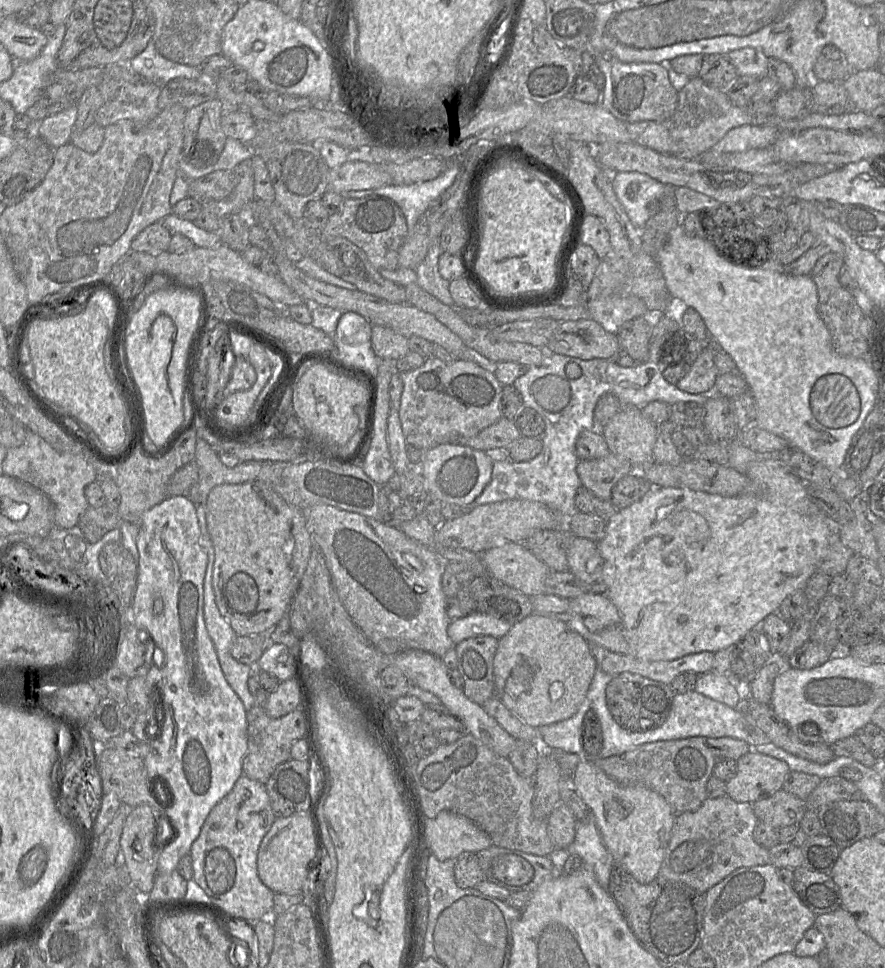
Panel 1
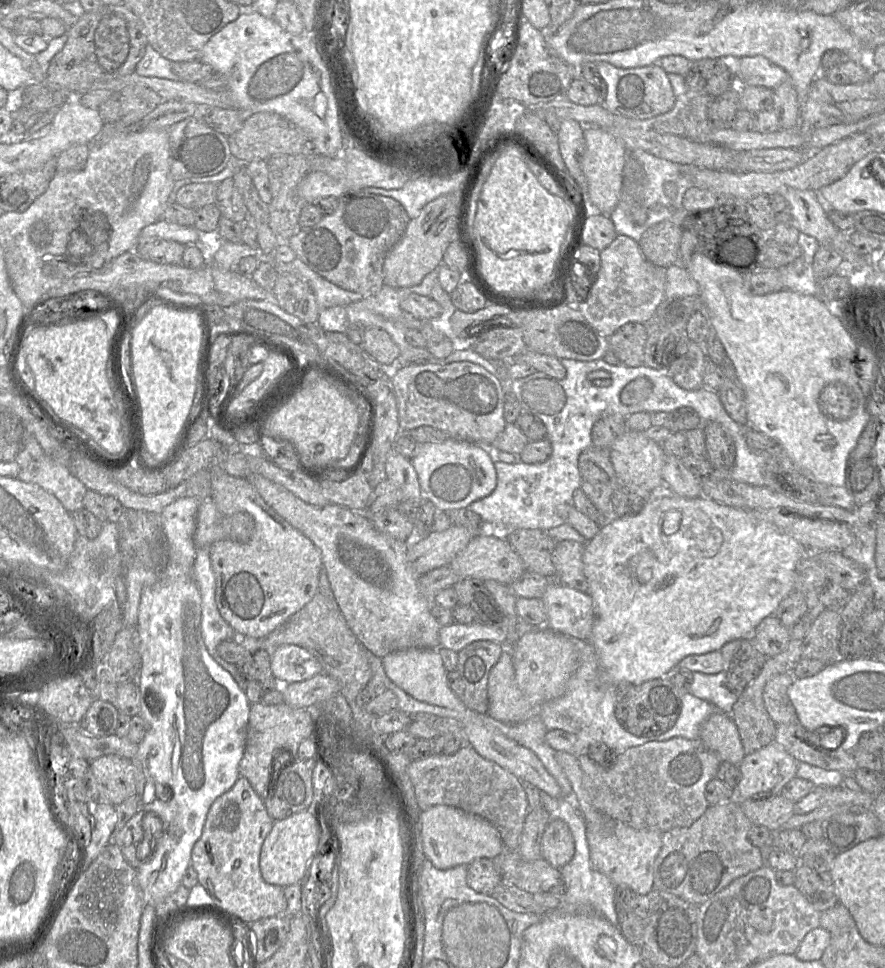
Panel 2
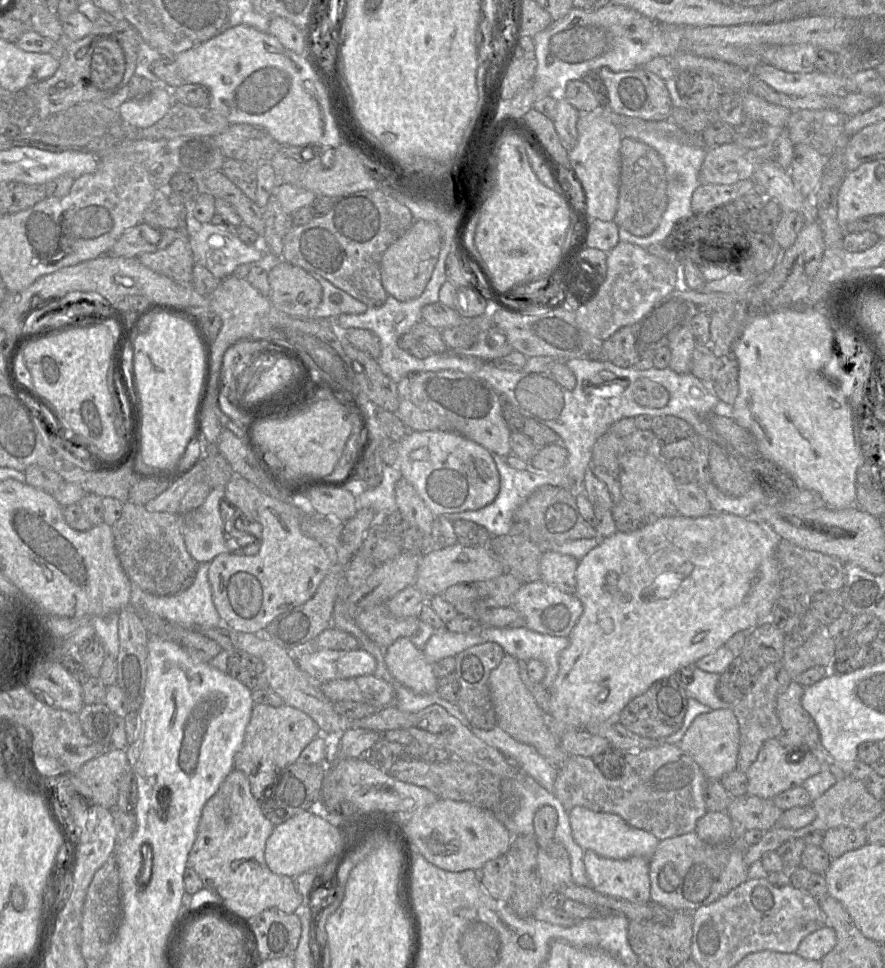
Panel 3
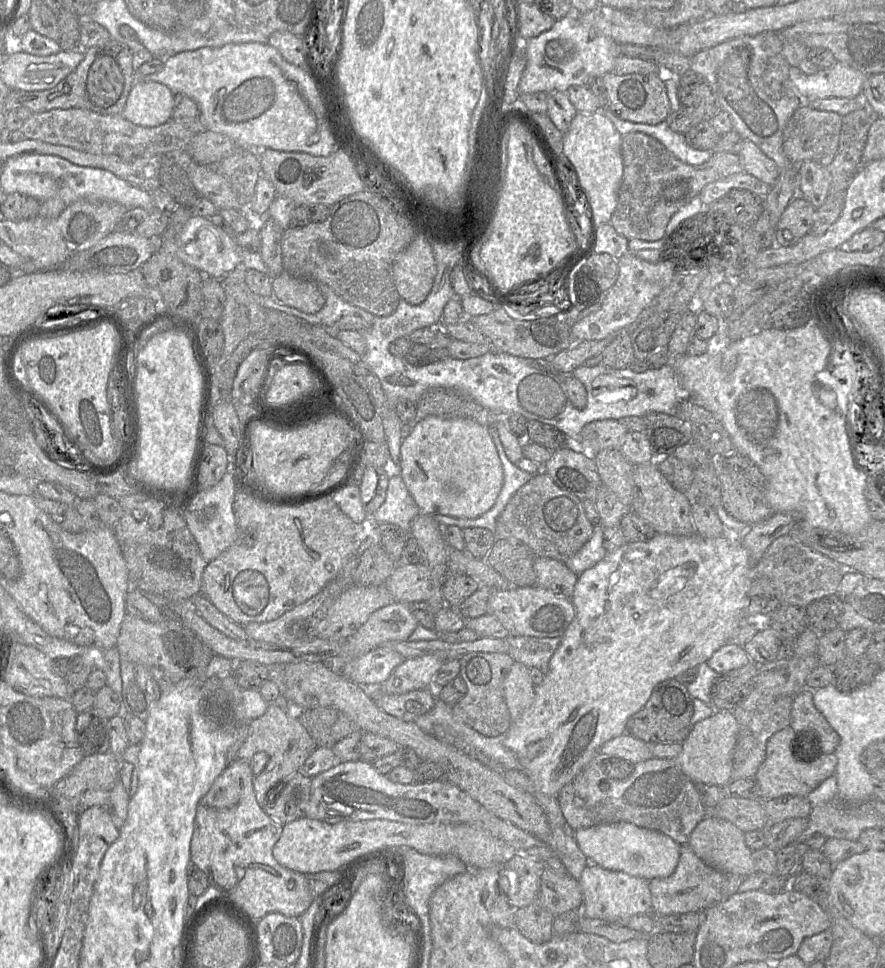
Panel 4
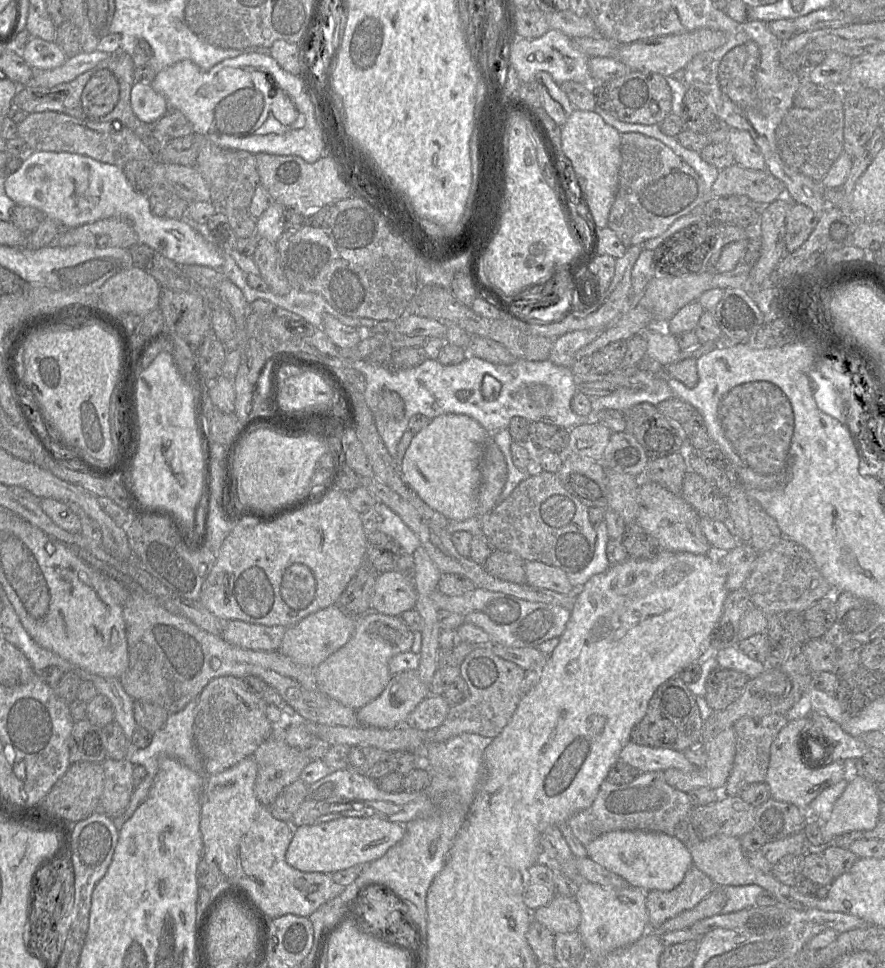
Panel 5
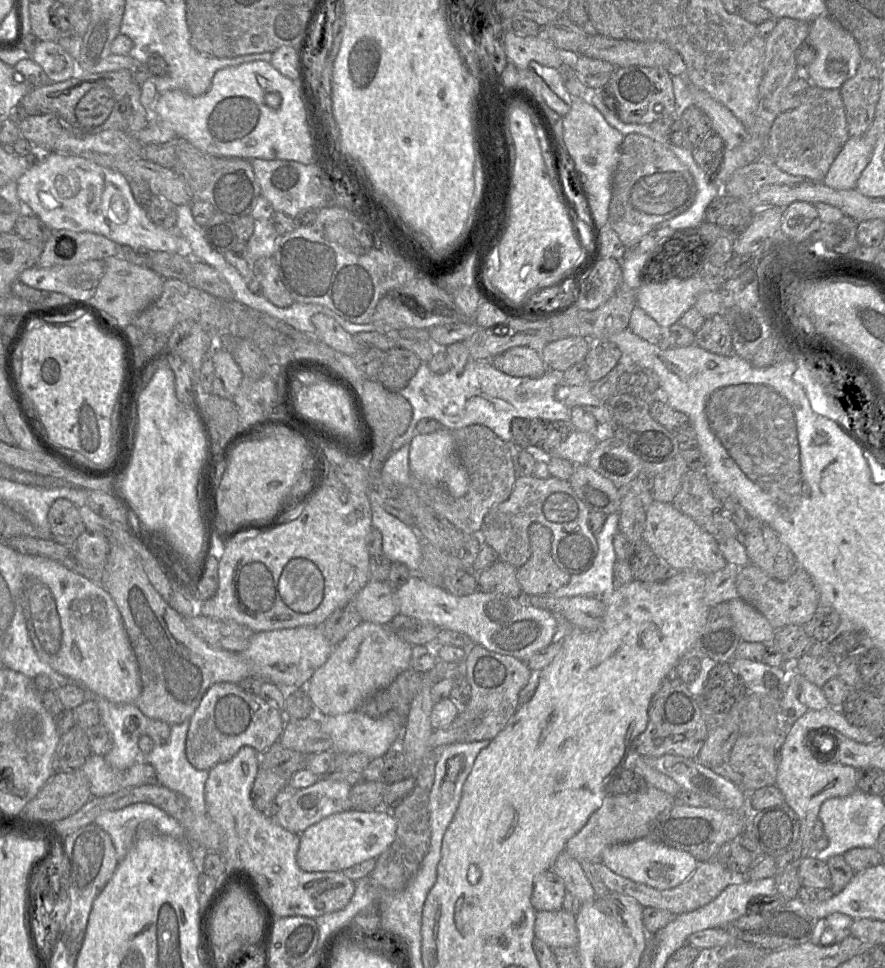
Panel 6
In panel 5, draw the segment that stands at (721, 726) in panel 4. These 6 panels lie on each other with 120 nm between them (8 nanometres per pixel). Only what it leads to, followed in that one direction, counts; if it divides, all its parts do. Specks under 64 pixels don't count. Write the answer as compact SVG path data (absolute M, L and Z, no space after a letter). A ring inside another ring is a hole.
M727 728L702 745L707 753L705 767L688 773L675 768L665 770L664 778L670 786L686 793L699 787L723 790L734 763L735 730Z

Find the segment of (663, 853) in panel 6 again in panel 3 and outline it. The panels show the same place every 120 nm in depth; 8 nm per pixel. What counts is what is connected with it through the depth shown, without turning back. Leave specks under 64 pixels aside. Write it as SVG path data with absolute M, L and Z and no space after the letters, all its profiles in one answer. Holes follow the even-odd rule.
M575 806L569 812L572 836L584 850L593 850L598 855L611 859L641 856L650 859L659 843L653 834L628 825L620 816L608 812L595 812Z

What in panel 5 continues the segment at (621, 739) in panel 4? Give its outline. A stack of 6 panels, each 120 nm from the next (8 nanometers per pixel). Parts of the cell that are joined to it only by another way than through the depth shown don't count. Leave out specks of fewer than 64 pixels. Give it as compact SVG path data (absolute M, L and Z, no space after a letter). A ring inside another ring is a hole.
M632 741L623 747L619 758L640 772L665 771L669 768L675 768L688 773L698 769L687 760L681 751L643 746Z

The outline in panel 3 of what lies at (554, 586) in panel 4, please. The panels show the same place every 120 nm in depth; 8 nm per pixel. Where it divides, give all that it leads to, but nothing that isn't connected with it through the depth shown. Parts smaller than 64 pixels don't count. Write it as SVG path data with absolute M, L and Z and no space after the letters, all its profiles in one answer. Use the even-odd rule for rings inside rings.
M554 550L543 552L539 563L540 580L565 593L575 594L578 563L579 560L570 555Z

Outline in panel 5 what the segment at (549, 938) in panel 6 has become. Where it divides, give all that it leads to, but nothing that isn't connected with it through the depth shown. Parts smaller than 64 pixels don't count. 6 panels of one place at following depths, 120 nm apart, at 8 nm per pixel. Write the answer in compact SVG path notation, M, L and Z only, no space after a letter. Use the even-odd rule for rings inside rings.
M556 894L547 905L533 911L532 918L554 934L573 932L580 924L580 907L575 897Z

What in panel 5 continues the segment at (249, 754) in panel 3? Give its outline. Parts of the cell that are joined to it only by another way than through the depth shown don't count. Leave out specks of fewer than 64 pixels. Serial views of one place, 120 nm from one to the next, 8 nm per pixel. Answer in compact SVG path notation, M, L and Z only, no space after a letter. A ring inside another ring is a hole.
M267 738L255 750L253 759L258 767L255 794L265 806L270 806L286 786L299 779L311 761L282 738Z

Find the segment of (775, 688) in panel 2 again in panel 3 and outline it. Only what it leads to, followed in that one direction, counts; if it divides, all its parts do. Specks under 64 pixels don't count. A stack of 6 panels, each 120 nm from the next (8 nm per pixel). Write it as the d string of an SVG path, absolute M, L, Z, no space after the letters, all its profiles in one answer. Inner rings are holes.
M794 679L777 699L777 715L785 734L783 744L790 745L791 750L795 746L803 749L803 744L807 744L825 764L831 765L833 760L820 741L819 729L801 704L803 693L804 687Z

